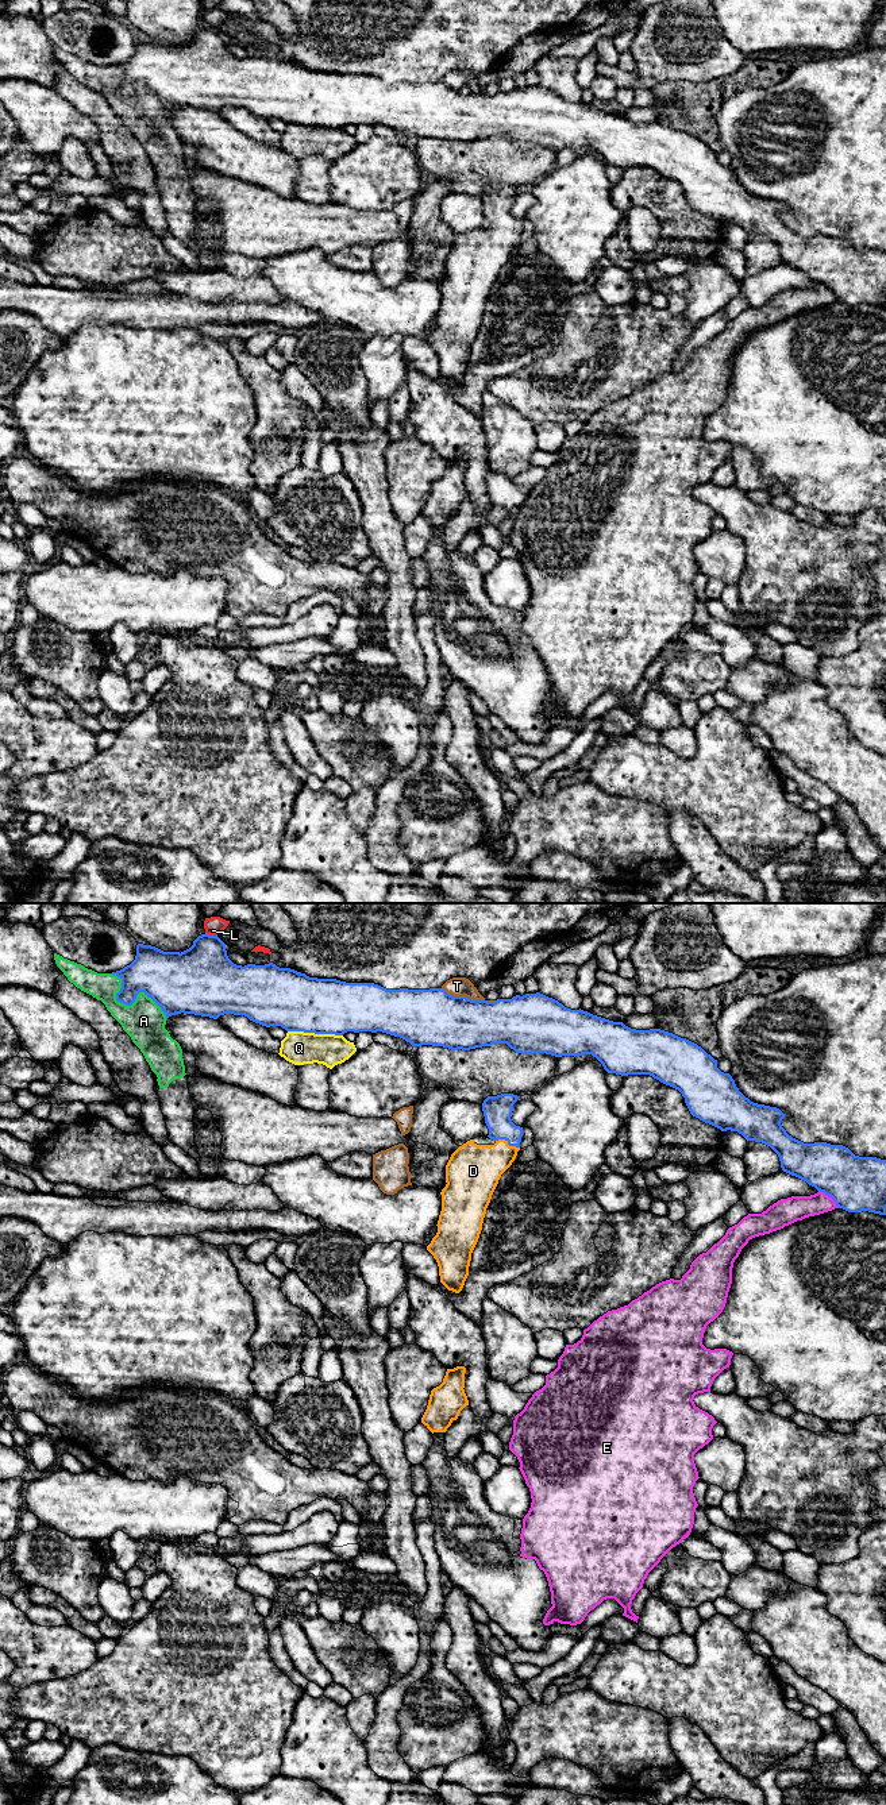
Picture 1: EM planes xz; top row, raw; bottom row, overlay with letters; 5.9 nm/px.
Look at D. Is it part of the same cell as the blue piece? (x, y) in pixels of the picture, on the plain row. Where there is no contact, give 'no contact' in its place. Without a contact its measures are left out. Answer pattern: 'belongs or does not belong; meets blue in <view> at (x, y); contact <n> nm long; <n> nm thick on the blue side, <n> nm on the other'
belongs; meets blue in xz at (508, 236); contact 150 nm long; 180 nm thick on the blue side, 300 nm on the other

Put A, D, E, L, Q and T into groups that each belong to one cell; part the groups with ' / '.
A / D / E / L / Q / T

